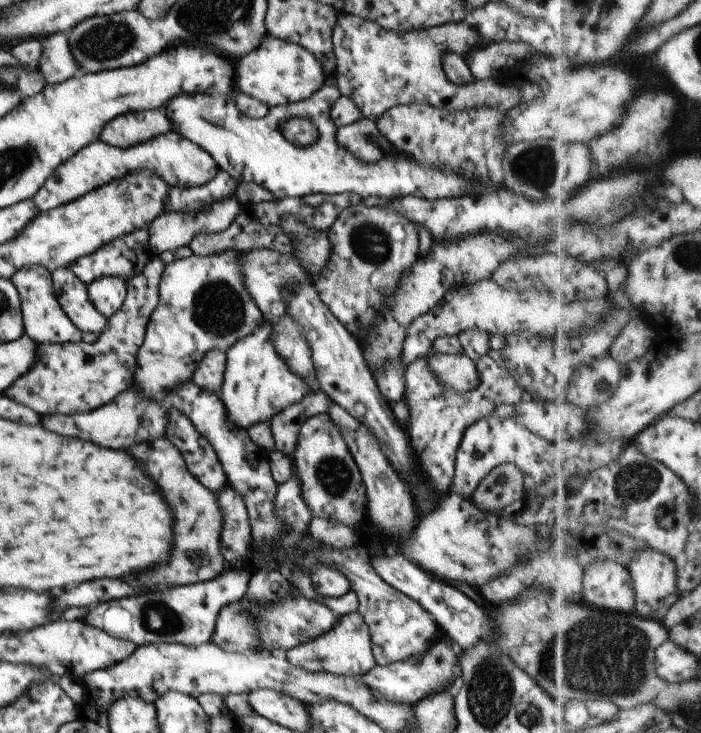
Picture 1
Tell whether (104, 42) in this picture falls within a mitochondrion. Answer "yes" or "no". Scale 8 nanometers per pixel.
yes

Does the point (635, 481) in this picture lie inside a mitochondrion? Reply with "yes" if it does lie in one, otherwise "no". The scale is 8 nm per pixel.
yes

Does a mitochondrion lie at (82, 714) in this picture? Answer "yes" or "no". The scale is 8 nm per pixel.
no

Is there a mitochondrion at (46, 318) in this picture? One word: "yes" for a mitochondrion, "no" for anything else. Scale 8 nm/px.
no

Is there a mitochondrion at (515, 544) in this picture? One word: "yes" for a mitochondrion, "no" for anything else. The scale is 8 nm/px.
yes

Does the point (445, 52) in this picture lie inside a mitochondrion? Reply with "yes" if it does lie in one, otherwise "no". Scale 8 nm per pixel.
no

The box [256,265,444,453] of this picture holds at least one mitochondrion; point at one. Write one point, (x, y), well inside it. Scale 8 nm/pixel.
(291, 338)

